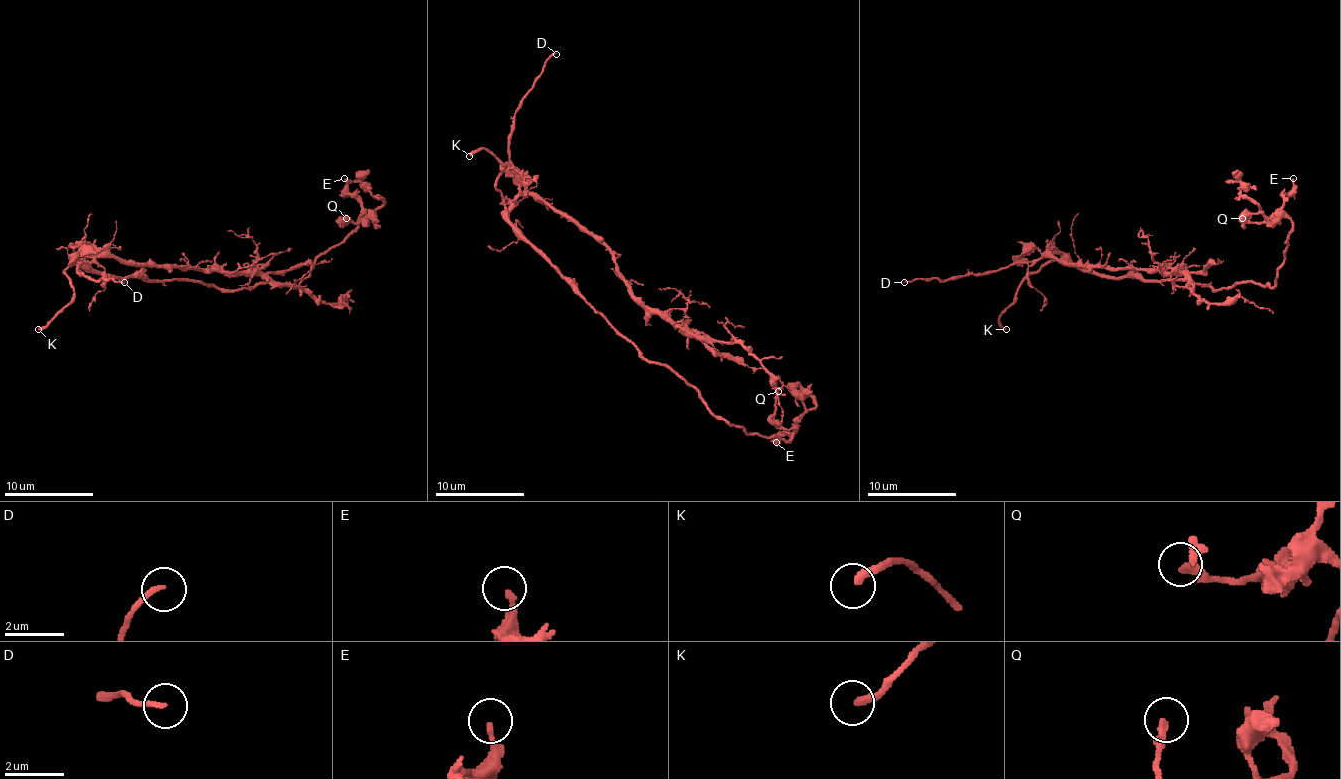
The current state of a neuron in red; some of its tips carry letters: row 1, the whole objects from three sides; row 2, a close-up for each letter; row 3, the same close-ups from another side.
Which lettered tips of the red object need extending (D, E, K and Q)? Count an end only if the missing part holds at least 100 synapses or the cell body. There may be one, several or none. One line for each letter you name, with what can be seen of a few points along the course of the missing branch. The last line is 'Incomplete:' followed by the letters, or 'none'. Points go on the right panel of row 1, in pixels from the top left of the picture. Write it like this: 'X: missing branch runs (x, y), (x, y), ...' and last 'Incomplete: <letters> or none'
K: missing branch runs (1006, 329), (1033, 338), (1084, 336), (1093, 344), (1119, 344), (1144, 355), (1166, 344), (1190, 342), (1206, 331)
Incomplete: K

